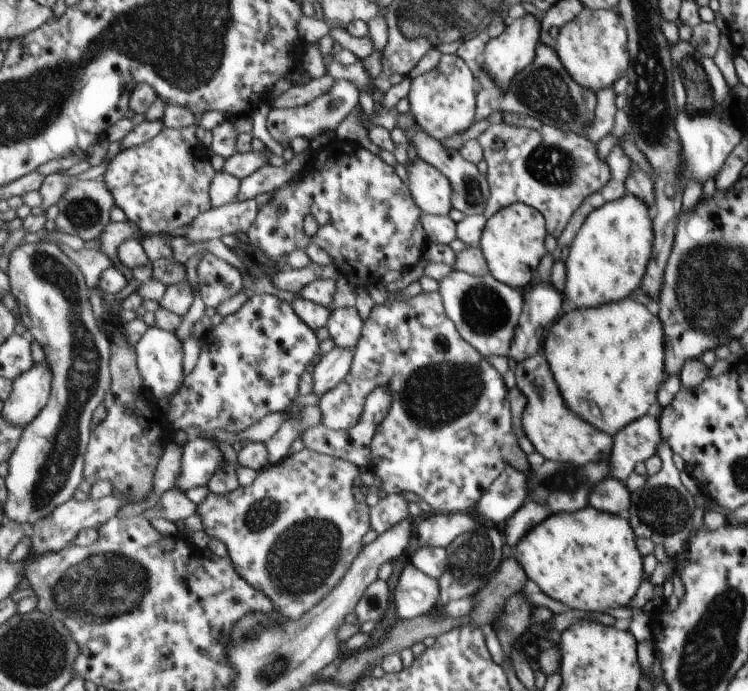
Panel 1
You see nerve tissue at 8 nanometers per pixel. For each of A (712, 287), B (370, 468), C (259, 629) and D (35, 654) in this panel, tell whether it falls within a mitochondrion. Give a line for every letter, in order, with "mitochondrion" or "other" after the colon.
A: mitochondrion
B: other
C: mitochondrion
D: mitochondrion

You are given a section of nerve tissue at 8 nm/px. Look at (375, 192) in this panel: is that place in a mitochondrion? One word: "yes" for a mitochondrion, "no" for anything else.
no

